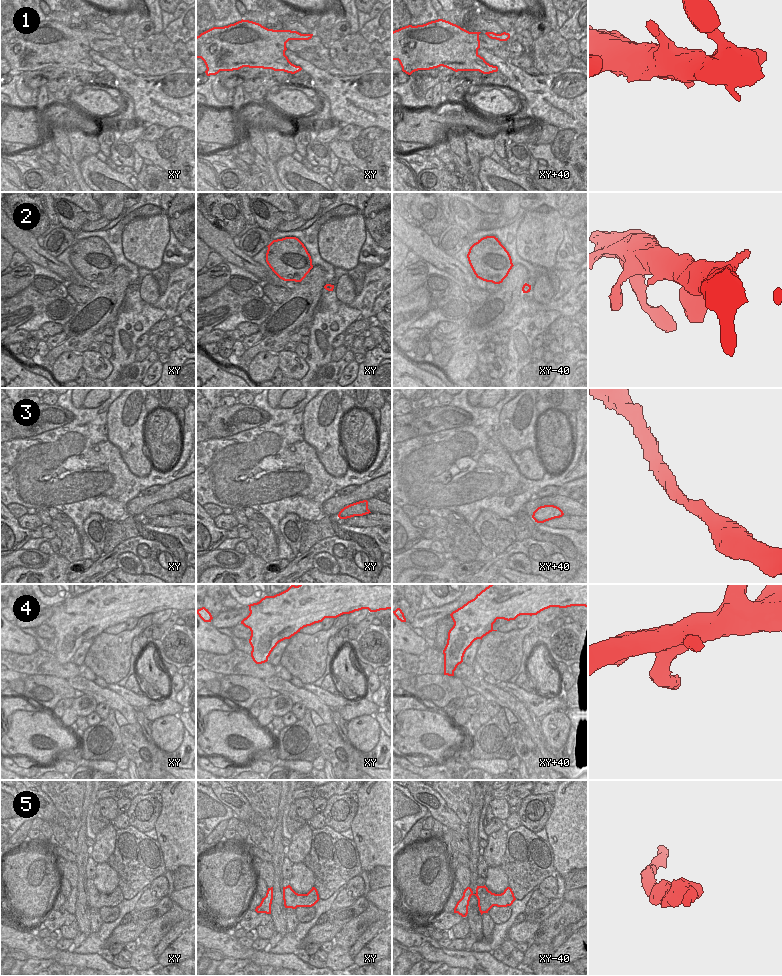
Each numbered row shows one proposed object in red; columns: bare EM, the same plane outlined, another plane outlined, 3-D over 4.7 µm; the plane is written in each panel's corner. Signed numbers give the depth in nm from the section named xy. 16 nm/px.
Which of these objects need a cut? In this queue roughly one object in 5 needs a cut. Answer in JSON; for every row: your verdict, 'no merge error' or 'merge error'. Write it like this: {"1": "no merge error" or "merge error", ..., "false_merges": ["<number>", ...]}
{"1": "no merge error", "2": "no merge error", "3": "no merge error", "4": "no merge error", "5": "no merge error", "false_merges": []}

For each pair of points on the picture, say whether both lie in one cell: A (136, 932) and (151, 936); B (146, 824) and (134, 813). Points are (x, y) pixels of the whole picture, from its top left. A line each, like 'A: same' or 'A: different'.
A: different
B: same

